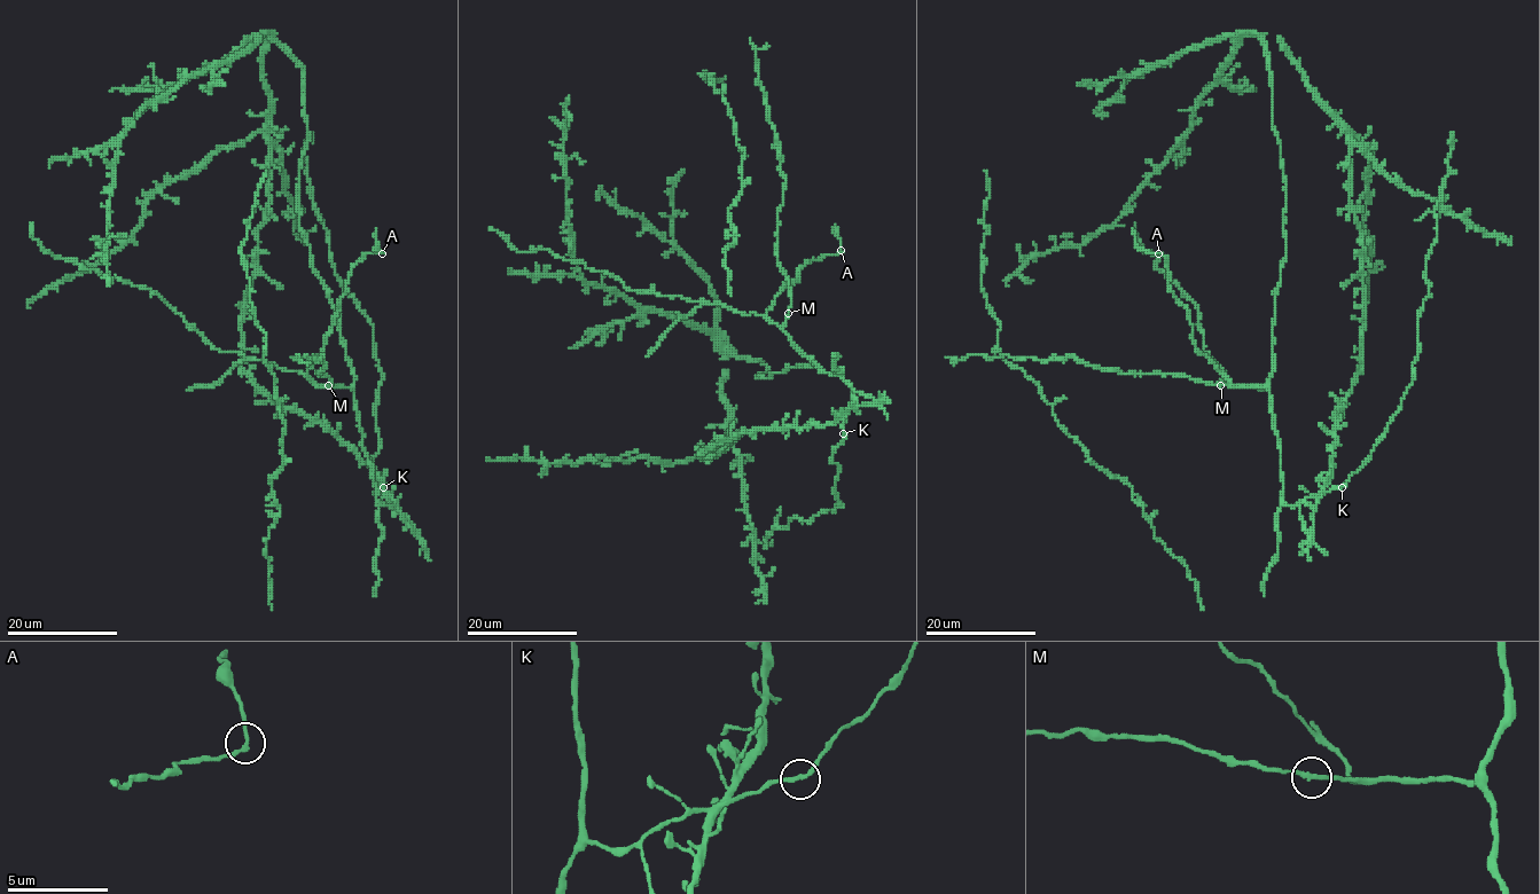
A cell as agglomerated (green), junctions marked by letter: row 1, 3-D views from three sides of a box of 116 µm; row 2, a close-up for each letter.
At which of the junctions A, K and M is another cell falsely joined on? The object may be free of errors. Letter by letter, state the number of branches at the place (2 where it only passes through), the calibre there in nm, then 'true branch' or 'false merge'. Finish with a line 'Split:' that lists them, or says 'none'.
A: 2 branches meet; 190 nm thick; true branch
K: 2 branches meet; 190 nm thick; true branch
M: 2 branches meet; 200 nm thick; true branch
Split: none

